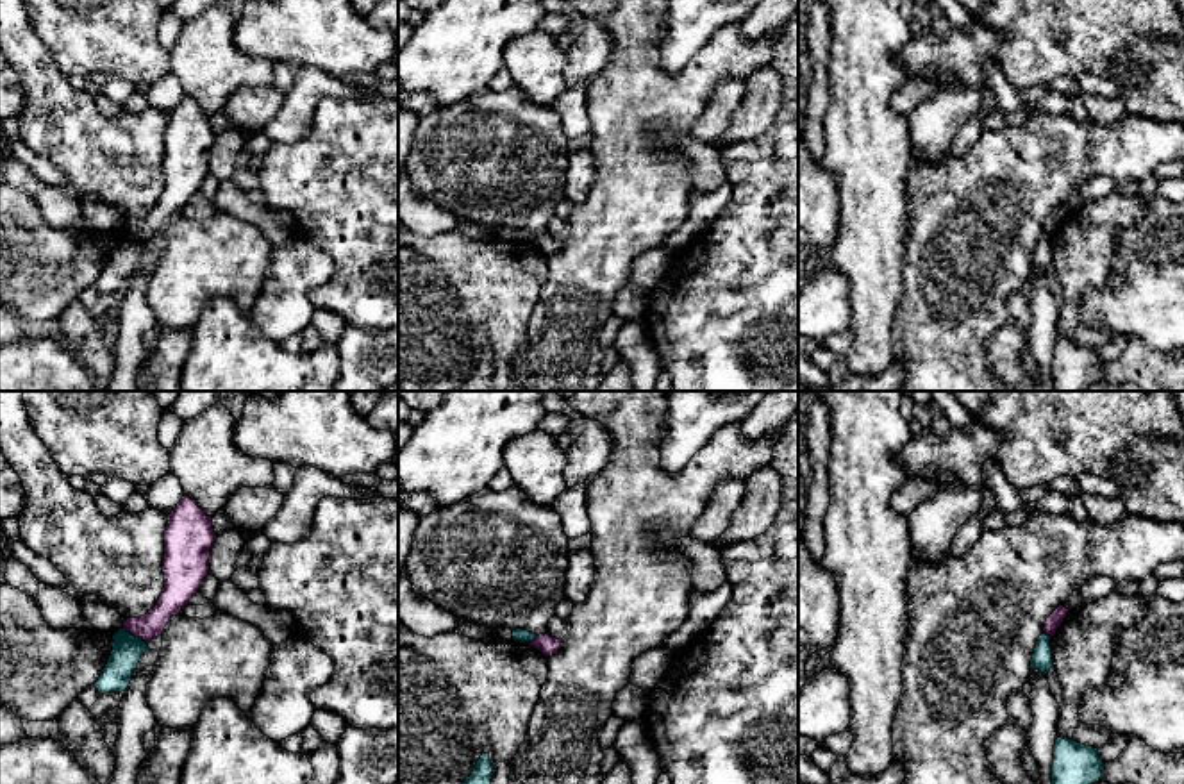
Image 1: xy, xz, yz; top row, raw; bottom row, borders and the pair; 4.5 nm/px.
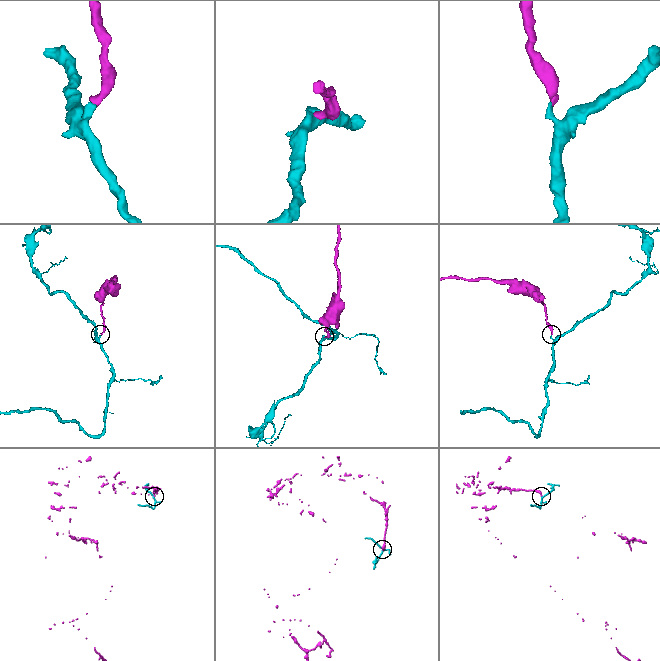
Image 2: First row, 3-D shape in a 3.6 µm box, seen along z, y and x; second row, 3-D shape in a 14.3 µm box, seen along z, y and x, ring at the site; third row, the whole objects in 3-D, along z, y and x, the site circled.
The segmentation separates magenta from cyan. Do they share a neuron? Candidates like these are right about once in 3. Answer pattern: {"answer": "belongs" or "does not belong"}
{"answer": "does not belong"}

